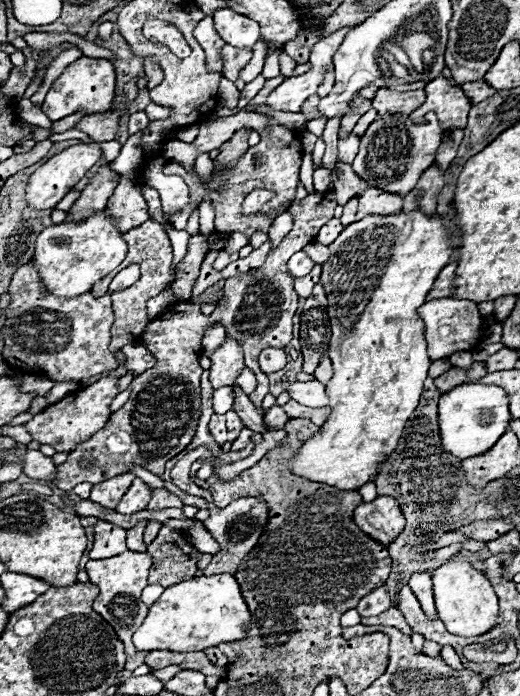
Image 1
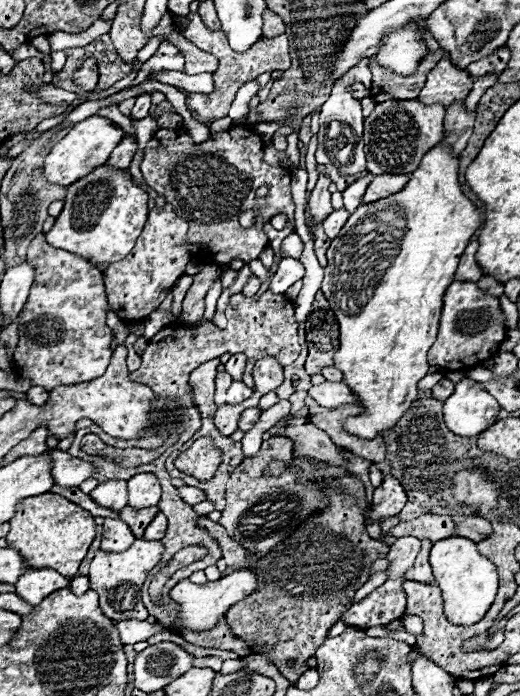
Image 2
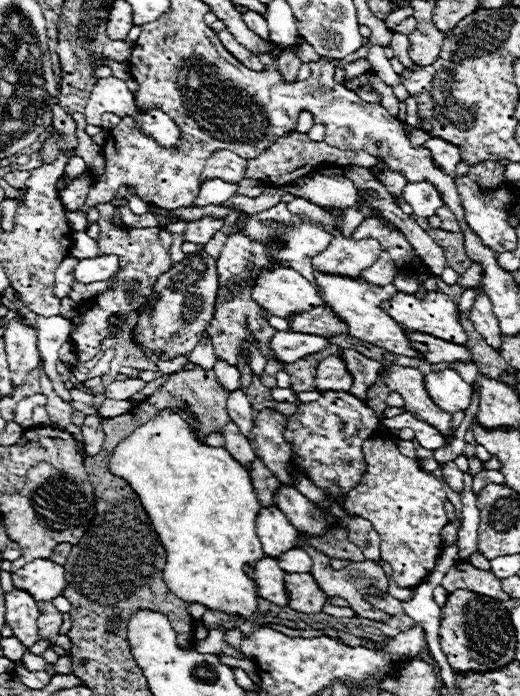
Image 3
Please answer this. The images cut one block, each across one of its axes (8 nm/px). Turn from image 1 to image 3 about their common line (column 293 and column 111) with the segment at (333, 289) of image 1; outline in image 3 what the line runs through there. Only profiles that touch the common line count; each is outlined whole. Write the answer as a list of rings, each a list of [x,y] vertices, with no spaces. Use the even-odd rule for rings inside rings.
[[[162,412],[116,446],[110,458],[110,472],[126,478],[132,490],[140,496],[140,502],[166,548],[166,586],[190,604],[198,602],[208,610],[252,618],[258,610],[258,586],[244,572],[244,566],[262,560],[264,552],[256,534],[256,518],[262,506],[252,488],[248,470],[224,448],[212,448],[196,442],[190,426],[178,414]]]

